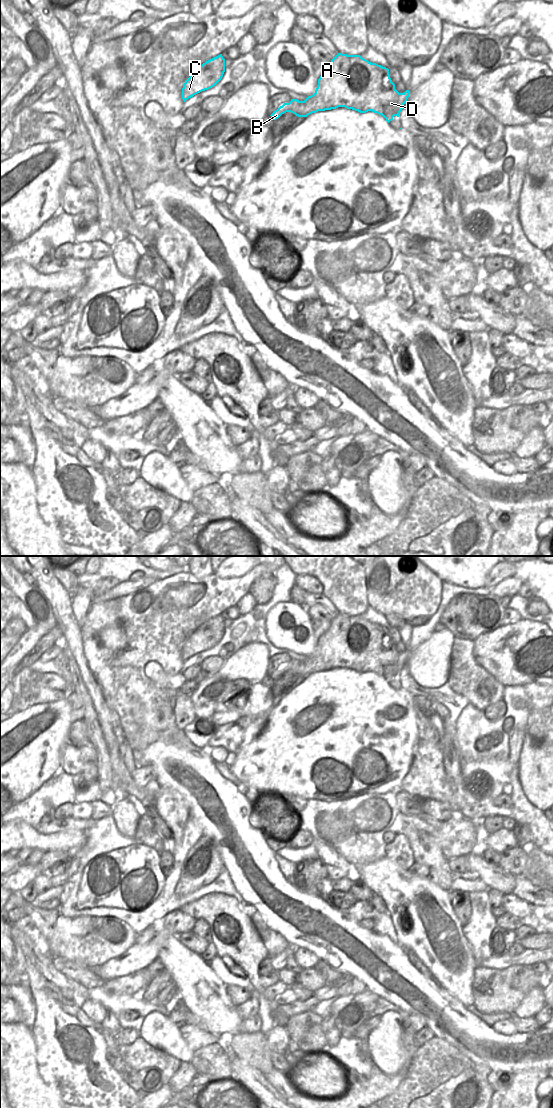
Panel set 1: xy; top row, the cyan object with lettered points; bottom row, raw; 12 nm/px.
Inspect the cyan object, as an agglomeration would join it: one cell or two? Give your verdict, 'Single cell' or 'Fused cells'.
Single cell.

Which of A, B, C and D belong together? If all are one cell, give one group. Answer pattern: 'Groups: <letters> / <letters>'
Groups: A B C D.

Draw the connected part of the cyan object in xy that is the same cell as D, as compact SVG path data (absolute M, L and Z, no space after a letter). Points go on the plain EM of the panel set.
M338 613L331 620L330 627L326 633L318 639L318 645L313 655L308 656L304 661L291 659L289 663L284 663L270 676L273 680L276 680L282 674L291 672L298 677L307 677L318 671L345 667L360 673L372 671L382 675L389 683L393 680L394 676L399 677L409 655L409 650L406 650L404 653L399 653L395 649L395 644L390 638L388 628L376 623L371 623L360 615Z

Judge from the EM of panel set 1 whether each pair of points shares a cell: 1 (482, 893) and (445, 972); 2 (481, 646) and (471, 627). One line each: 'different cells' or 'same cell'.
1: different cells
2: different cells

